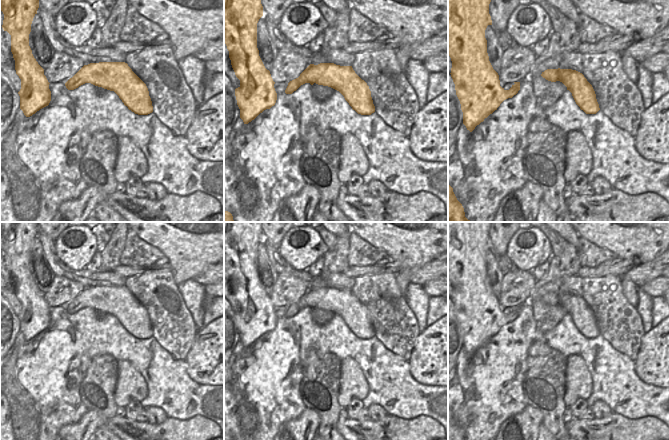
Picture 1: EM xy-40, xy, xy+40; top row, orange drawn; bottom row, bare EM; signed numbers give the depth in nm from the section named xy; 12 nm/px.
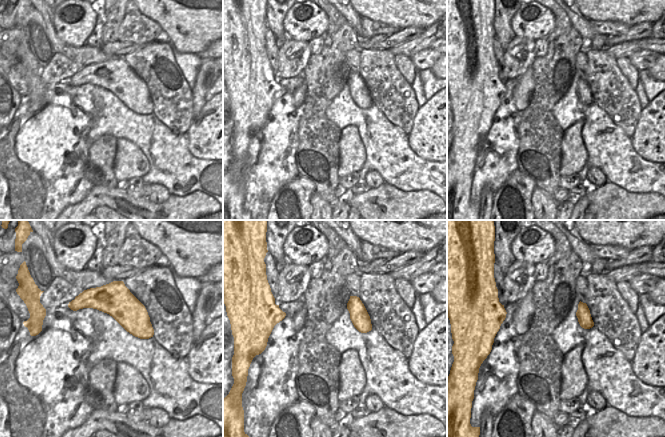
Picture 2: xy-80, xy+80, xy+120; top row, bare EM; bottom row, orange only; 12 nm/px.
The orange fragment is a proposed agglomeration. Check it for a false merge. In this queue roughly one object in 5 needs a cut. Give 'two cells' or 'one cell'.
one cell

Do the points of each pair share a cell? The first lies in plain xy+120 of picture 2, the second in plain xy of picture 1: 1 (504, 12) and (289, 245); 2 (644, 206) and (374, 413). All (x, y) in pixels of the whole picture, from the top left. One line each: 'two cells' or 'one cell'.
1: two cells
2: two cells

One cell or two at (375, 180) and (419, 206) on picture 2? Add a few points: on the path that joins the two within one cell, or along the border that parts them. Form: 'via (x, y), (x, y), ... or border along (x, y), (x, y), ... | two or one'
border along (384, 182), (376, 187), (369, 188) | two

